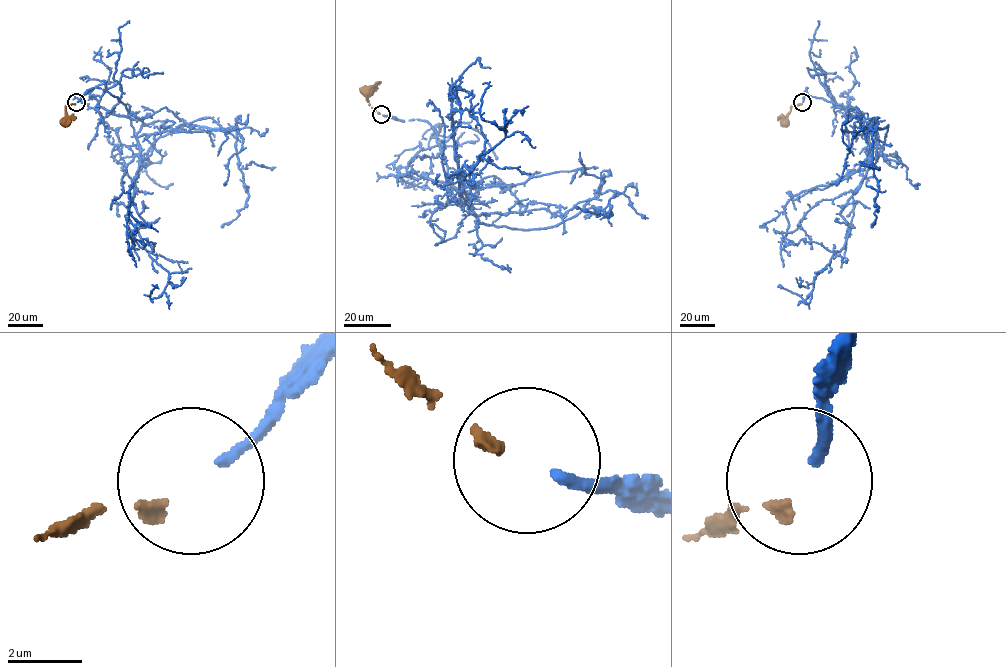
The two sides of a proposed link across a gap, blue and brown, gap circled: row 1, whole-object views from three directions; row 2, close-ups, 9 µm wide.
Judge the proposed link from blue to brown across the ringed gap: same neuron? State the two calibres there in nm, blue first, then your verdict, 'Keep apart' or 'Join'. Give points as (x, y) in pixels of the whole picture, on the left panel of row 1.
Thickness 300 nm (blue) against 360 nm. Join

